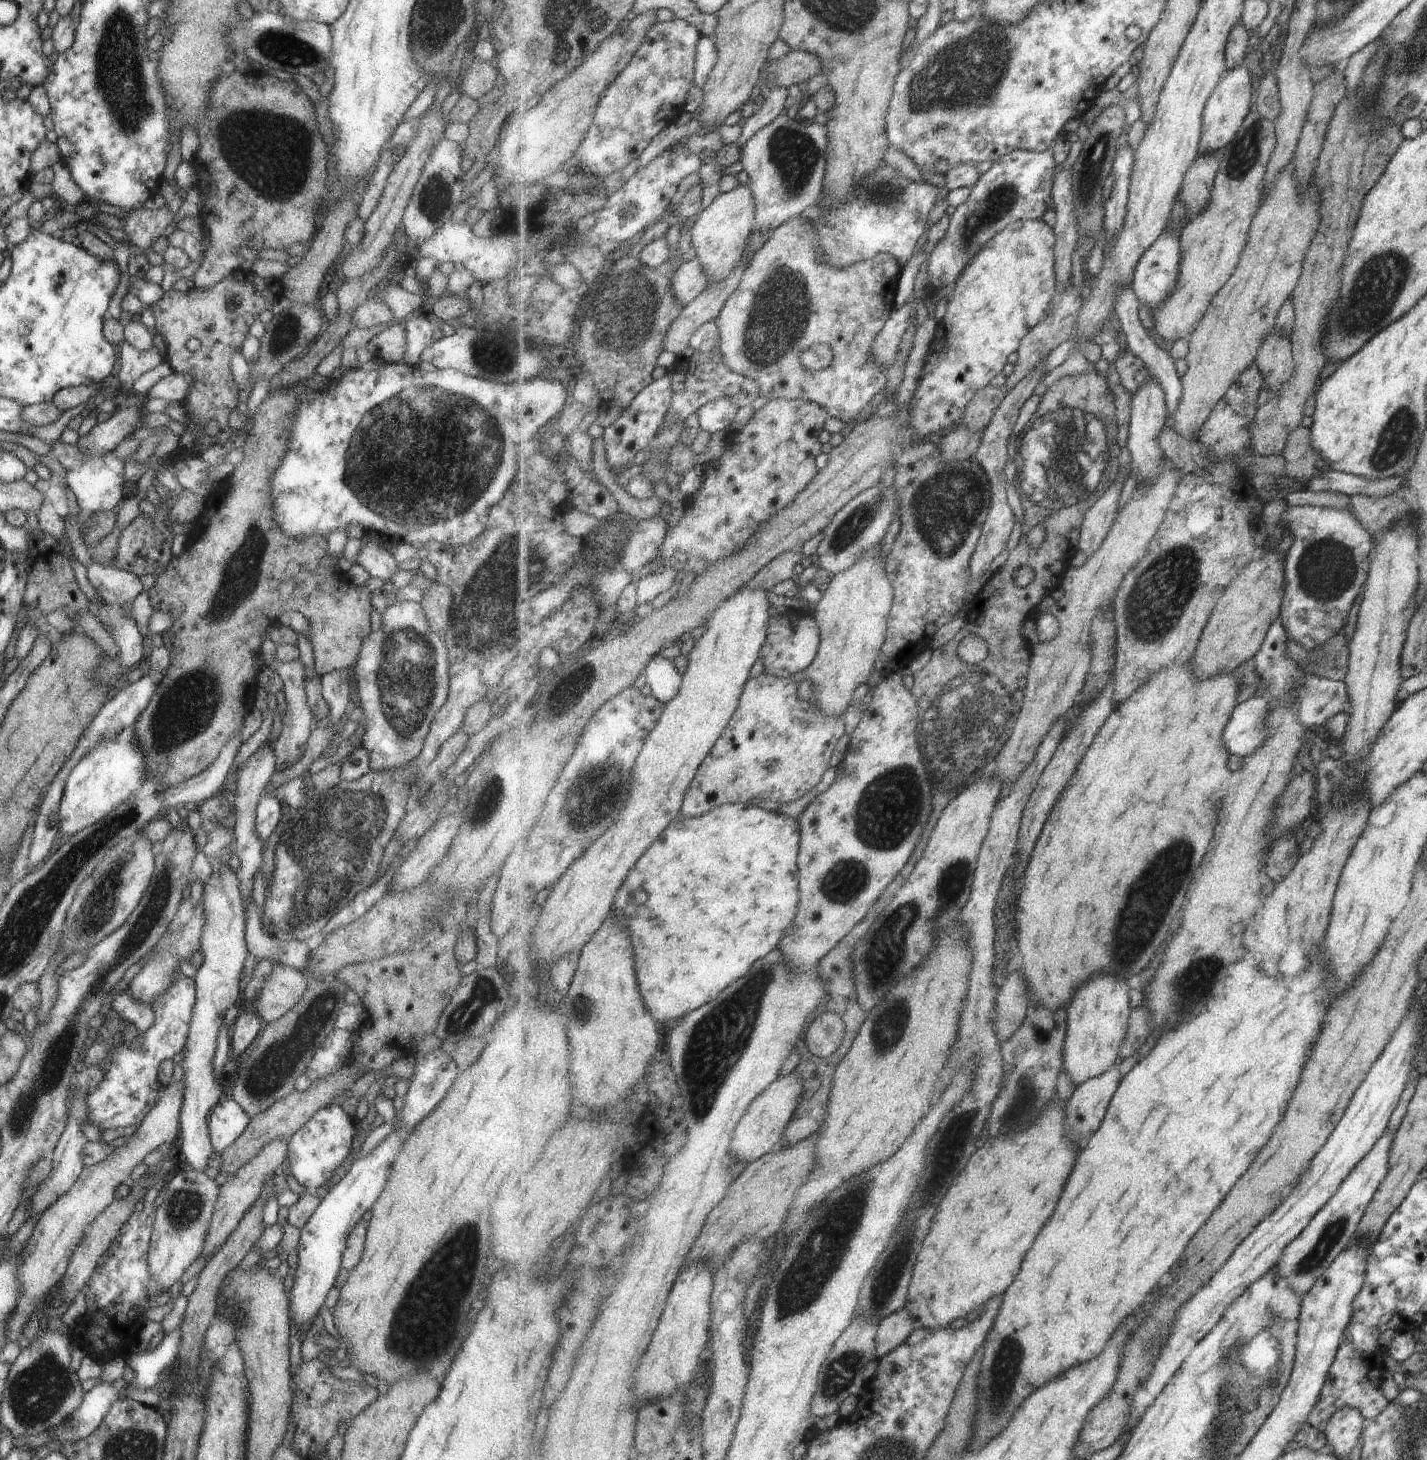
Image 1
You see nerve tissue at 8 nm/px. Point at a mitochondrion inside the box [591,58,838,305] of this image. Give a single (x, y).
(793, 154)

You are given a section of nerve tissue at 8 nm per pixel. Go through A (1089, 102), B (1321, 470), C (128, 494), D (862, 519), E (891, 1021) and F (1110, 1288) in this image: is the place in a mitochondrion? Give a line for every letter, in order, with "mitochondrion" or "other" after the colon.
A: other
B: other
C: other
D: mitochondrion
E: mitochondrion
F: other

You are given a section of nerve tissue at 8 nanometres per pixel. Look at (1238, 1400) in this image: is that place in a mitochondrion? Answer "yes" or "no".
yes

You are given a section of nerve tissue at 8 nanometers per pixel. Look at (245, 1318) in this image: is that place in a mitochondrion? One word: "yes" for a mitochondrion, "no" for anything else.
yes

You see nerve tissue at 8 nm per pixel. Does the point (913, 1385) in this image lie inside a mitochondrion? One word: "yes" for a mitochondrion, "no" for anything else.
no

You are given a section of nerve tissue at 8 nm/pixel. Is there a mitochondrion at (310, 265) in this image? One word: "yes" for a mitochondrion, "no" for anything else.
no

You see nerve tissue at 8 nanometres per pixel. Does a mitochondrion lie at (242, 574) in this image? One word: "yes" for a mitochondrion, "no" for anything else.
yes

